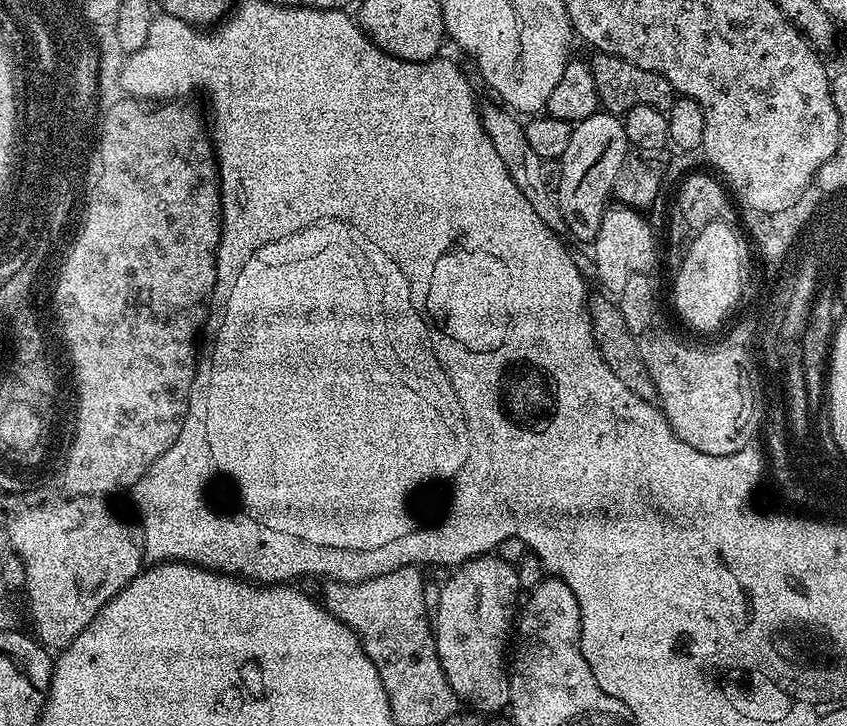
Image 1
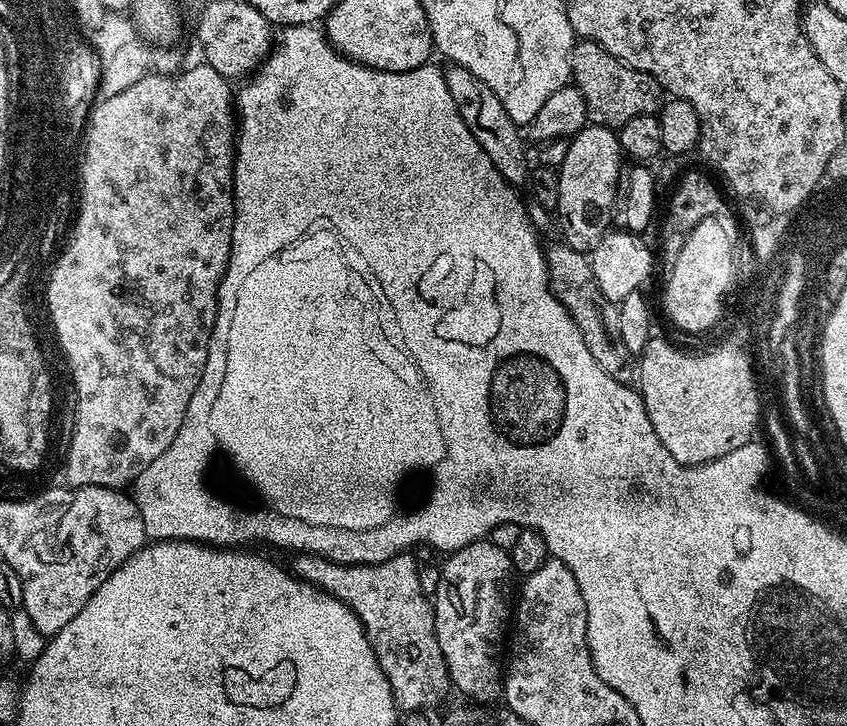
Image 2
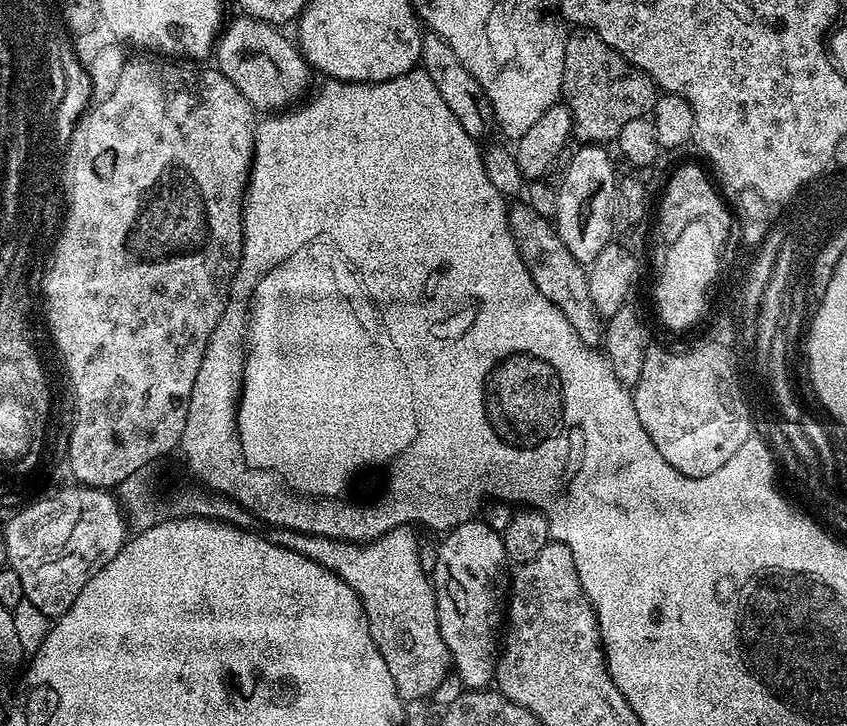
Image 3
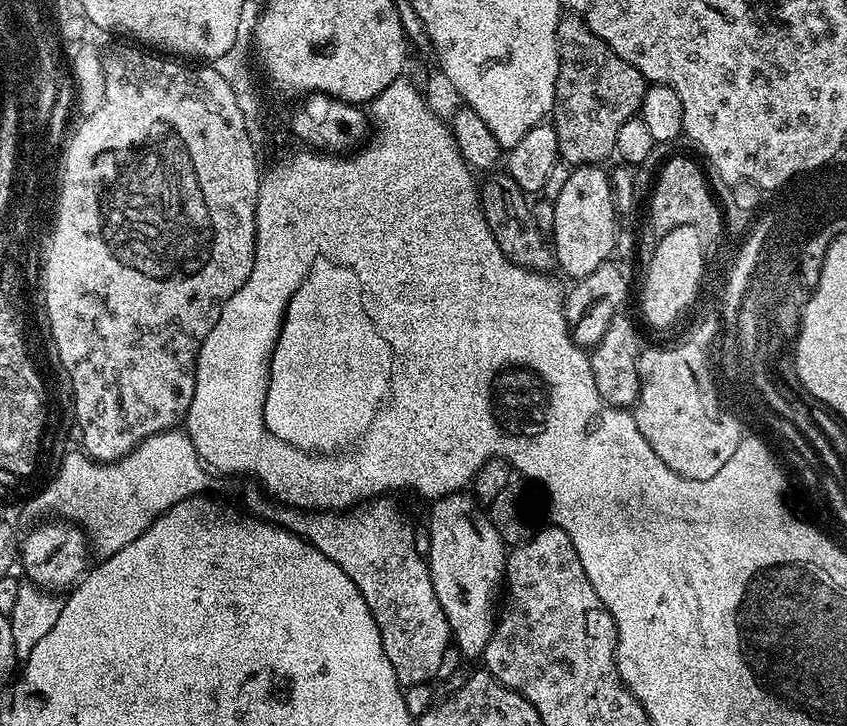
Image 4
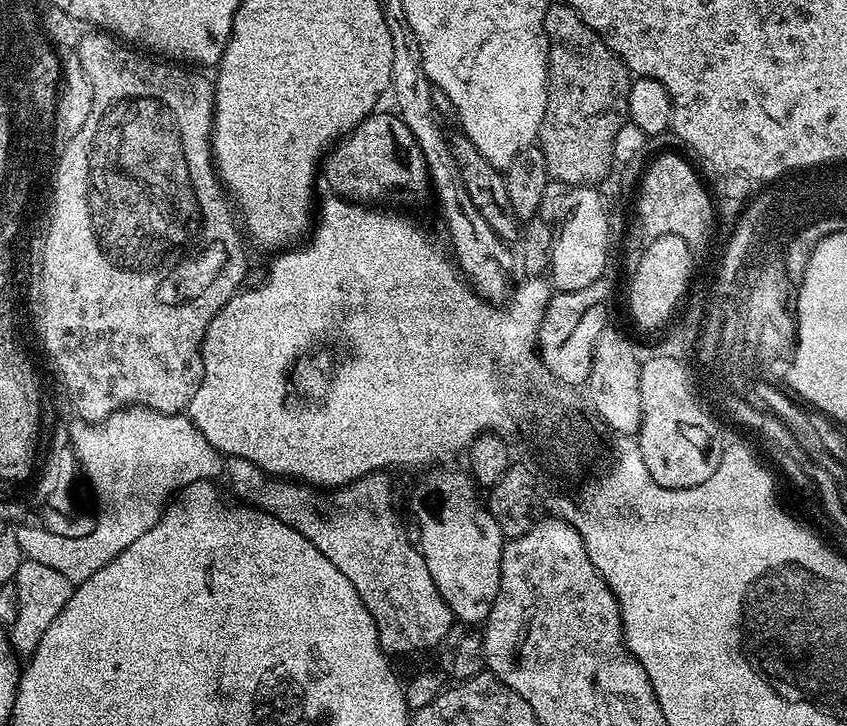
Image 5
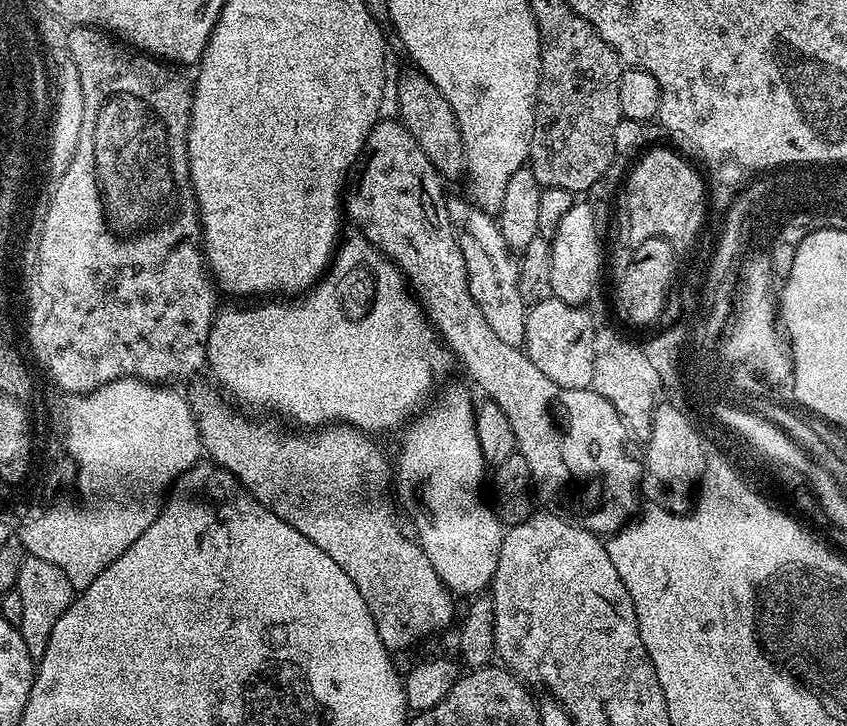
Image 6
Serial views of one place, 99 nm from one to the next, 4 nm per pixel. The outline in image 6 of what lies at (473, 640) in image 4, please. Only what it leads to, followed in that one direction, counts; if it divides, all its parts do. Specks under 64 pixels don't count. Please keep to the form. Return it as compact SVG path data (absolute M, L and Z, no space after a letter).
M460 388L440 397L434 404L429 403L403 429L405 432L404 441L400 444L400 468L398 464L394 472L394 488L398 493L398 500L404 503L405 514L412 519L411 531L416 543L420 545L426 558L430 558L430 566L434 566L434 571L438 578L442 578L448 591L457 597L468 596L467 598L483 593L491 585L506 531L500 517L487 508L480 497L480 483L484 480L486 463L475 432L475 416L474 401Z

